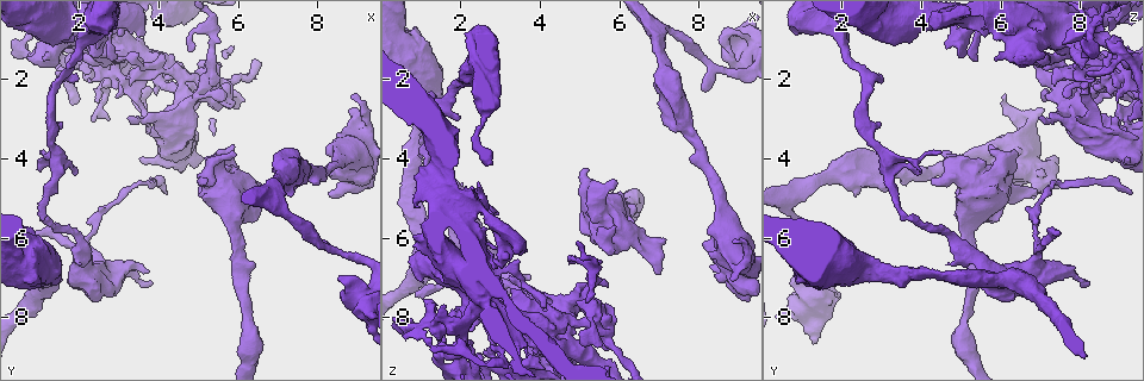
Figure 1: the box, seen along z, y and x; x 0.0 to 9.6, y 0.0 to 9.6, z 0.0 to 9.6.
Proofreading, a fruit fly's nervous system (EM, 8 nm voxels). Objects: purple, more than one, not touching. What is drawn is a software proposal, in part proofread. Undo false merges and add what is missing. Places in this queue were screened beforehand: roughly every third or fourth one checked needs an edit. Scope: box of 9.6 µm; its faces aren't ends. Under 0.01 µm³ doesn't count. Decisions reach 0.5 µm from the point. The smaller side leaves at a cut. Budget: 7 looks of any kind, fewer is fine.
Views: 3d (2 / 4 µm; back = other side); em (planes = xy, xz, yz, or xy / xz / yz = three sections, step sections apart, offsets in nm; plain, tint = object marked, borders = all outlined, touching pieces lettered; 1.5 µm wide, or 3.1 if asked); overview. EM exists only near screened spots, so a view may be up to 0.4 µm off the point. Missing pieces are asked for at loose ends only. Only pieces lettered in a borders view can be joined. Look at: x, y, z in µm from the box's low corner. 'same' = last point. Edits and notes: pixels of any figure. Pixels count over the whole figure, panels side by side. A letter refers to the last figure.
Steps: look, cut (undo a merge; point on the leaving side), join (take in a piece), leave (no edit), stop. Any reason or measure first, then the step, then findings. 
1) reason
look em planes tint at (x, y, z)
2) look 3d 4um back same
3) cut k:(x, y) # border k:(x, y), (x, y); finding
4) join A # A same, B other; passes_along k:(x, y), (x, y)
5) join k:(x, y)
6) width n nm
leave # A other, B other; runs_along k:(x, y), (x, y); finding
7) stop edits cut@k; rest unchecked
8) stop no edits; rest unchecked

calibre changes
look em planes plain at (8.65, 7.00, 1.15)

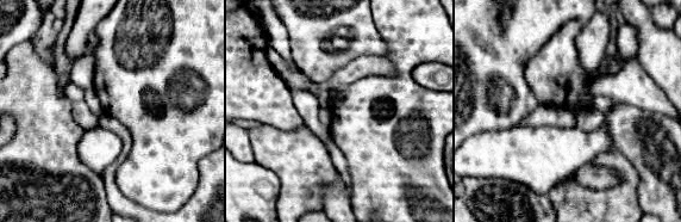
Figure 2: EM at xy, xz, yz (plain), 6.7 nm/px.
with the object marked
look em planes tint same

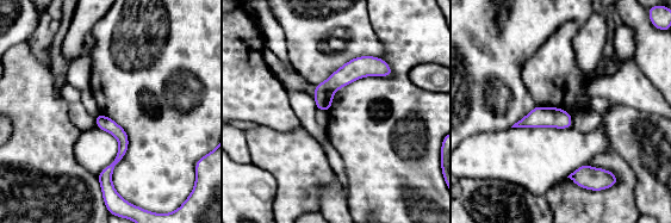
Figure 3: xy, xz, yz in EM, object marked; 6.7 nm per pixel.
look em planes borders same

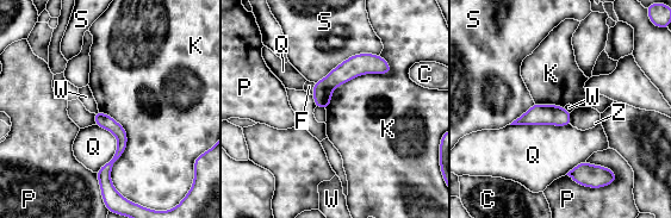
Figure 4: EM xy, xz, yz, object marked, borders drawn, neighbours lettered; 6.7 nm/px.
leave # C other, F other, K other, P other, Q other, S other, W other, Z other; runs_along 4:(387, 68), (349, 68), (318, 104); continuous, no second neuron

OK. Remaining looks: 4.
look em planes borders at (8.85, 2.45, 6.10)

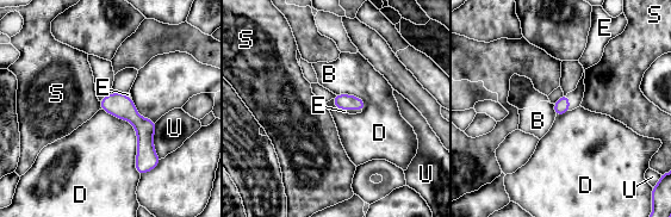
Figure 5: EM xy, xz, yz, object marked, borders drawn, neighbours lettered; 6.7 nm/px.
leave # B other, D other, E other, S other, U other; border 5:(566, 94), (570, 101), (570, 110); no lettered piece goes on from it

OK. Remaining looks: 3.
narrows sharply
look em xz step 8 tint at (3.90, 4.60, 8.40)

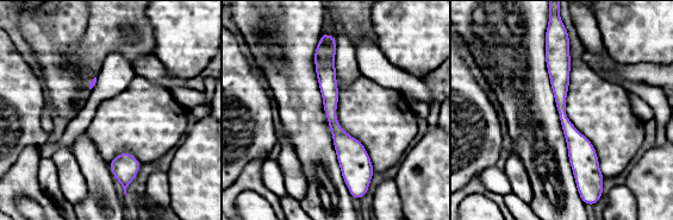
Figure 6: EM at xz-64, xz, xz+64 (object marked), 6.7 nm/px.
look em planes borders same

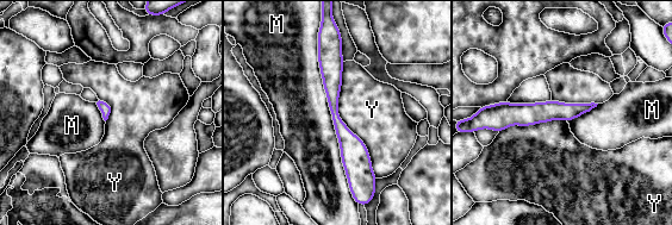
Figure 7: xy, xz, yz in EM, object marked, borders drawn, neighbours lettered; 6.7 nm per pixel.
leave # M other, Y other; border 7:(342, 62), (338, 117), (378, 177); continuous, no second neuron

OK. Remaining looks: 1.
stop no edits; rest unchecked

